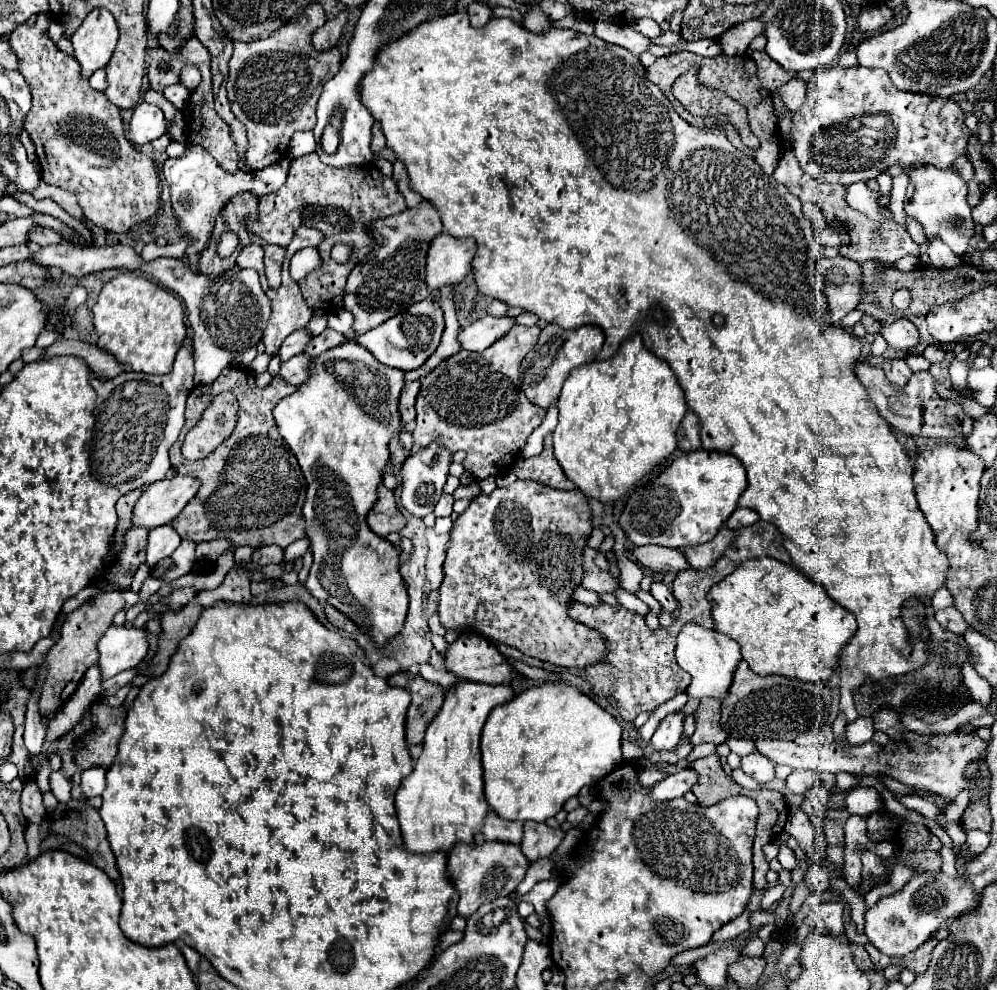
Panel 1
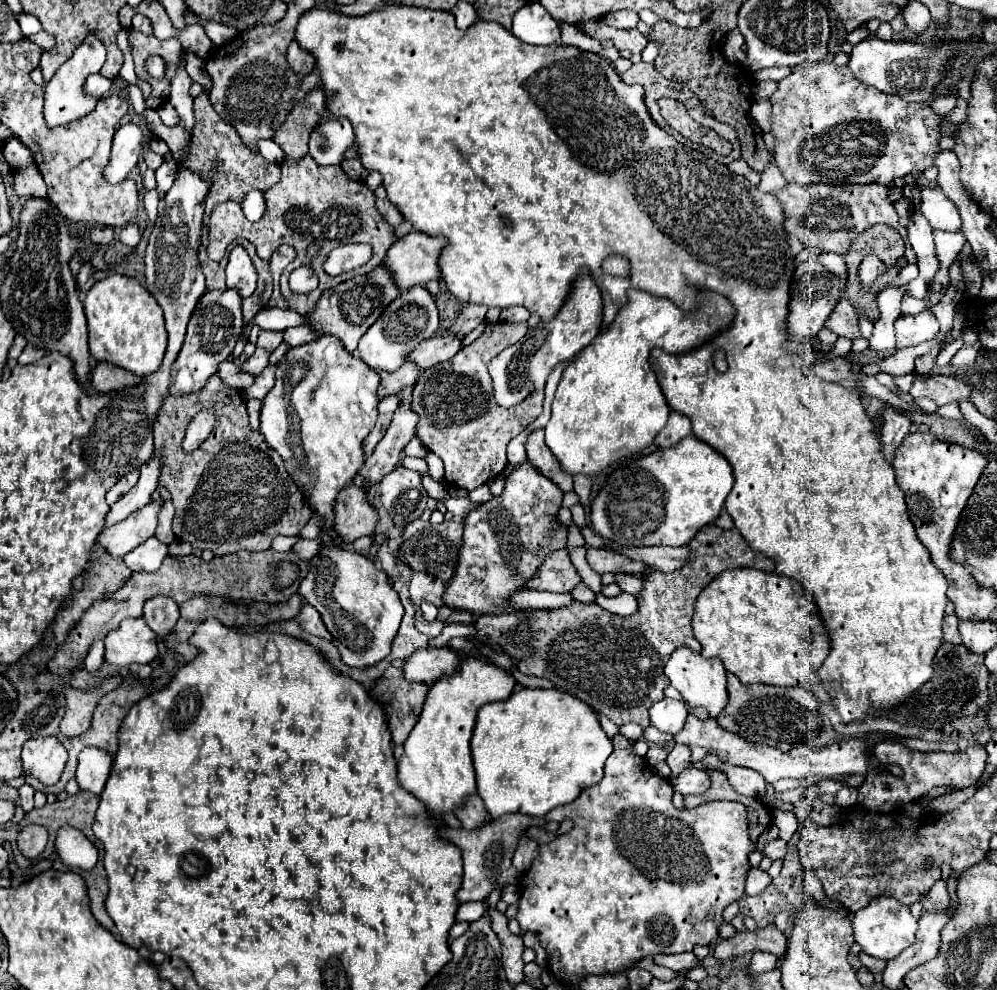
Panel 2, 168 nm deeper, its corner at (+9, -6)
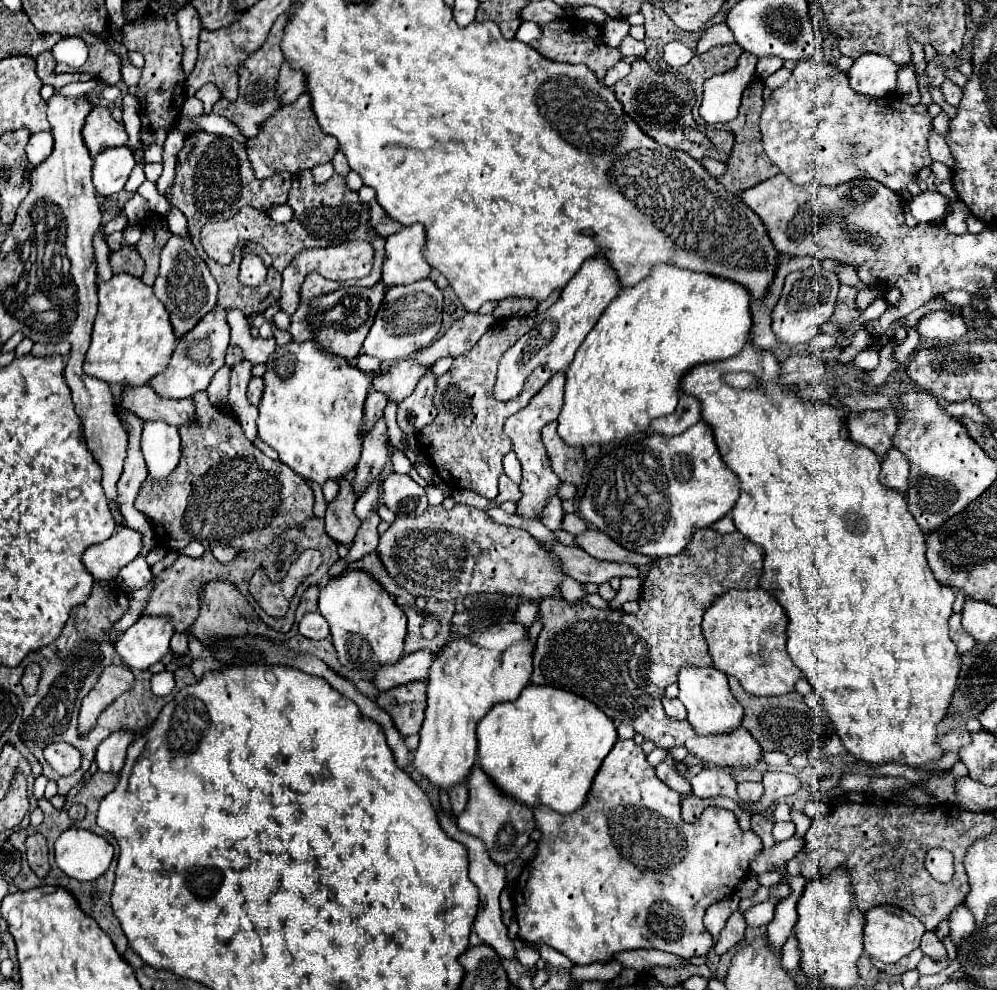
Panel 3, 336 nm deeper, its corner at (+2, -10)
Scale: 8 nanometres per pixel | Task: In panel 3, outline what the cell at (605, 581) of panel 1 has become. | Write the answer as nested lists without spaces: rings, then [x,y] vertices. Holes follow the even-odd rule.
[[[456,503],[452,509],[430,505],[418,517],[396,517],[394,523],[380,535],[376,553],[398,587],[406,589],[412,597],[434,597],[438,601],[454,601],[458,597],[474,593],[504,593],[518,595],[528,601],[540,601],[544,597],[550,597],[566,577],[560,571],[560,563],[550,557],[548,551],[530,533],[500,525],[490,519],[486,511],[462,503]]]

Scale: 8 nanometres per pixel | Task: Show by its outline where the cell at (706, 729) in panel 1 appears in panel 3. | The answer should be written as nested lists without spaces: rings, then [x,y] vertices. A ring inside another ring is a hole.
[[[700,529],[694,533],[692,541],[686,549],[676,557],[656,559],[642,583],[642,597],[638,613],[624,613],[612,609],[596,609],[590,605],[570,605],[566,599],[554,595],[540,601],[540,615],[544,617],[542,633],[536,641],[534,655],[534,673],[532,683],[550,685],[570,693],[576,693],[594,705],[602,707],[602,711],[616,723],[628,723],[640,733],[644,739],[656,743],[656,747],[670,749],[676,745],[686,747],[690,753],[698,755],[704,763],[720,765],[720,767],[744,767],[756,765],[760,761],[762,749],[744,727],[736,729],[732,735],[708,735],[700,737],[692,731],[688,721],[670,719],[664,713],[660,697],[666,685],[678,681],[678,671],[682,667],[712,667],[712,657],[704,643],[702,635],[702,615],[704,611],[726,591],[730,589],[756,589],[758,579],[762,575],[764,565],[764,549],[752,541],[748,541],[738,531],[730,535],[720,535],[716,531]],[[628,655],[634,659],[630,663],[622,661]]]

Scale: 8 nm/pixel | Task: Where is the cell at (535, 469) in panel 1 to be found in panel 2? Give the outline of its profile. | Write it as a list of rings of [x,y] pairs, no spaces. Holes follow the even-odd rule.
[[[537,429],[527,439],[527,459],[529,463],[547,479],[551,479],[561,491],[573,491],[573,479],[561,471],[561,465],[557,465],[557,459],[553,459],[551,451],[545,447],[543,441],[543,429]]]

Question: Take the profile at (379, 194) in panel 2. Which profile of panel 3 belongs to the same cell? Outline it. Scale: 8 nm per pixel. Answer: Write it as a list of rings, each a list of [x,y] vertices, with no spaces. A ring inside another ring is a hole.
[[[376,199],[370,201],[370,225],[372,225],[372,229],[380,237],[388,237],[388,235],[392,235],[392,233],[396,233],[396,231],[402,229],[400,223],[396,223],[394,219],[390,219],[386,215],[386,211],[376,203]]]

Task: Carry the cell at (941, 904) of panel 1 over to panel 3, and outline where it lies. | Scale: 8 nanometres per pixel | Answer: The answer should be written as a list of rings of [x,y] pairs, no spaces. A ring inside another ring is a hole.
[[[872,907],[864,913],[864,917],[866,917],[864,951],[870,957],[880,959],[882,963],[898,963],[902,957],[906,957],[908,953],[918,949],[920,937],[926,931],[924,925],[920,923],[920,919],[916,919],[914,915],[908,915],[906,911],[900,911],[896,907]]]

